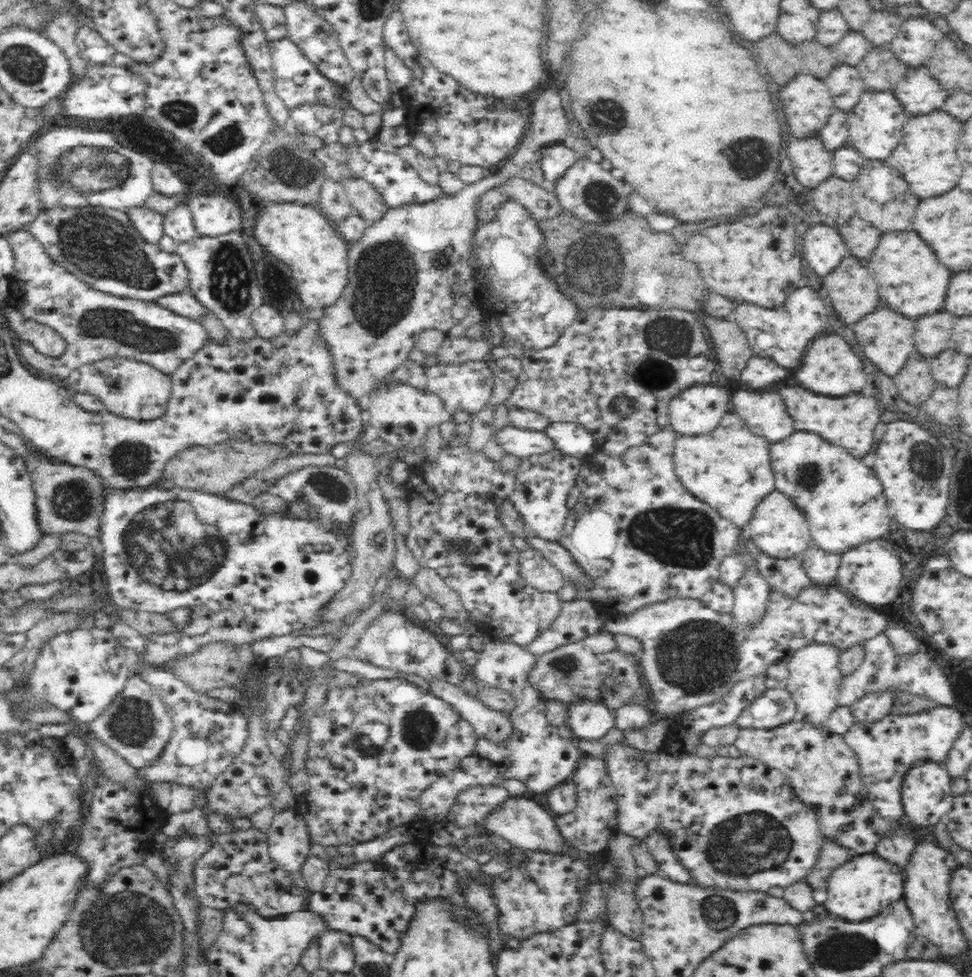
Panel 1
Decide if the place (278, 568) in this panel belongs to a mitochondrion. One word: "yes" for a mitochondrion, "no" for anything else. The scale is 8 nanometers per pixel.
no

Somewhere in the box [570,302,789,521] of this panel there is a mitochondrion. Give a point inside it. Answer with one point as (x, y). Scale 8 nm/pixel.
(669, 337)

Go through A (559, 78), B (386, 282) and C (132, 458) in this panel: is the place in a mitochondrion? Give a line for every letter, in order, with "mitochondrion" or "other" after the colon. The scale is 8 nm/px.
A: other
B: mitochondrion
C: mitochondrion

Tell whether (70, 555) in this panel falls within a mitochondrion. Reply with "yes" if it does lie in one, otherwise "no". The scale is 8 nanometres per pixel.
no

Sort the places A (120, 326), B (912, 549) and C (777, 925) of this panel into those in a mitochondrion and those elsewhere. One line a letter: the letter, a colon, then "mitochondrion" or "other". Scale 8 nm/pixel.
A: mitochondrion
B: other
C: other

